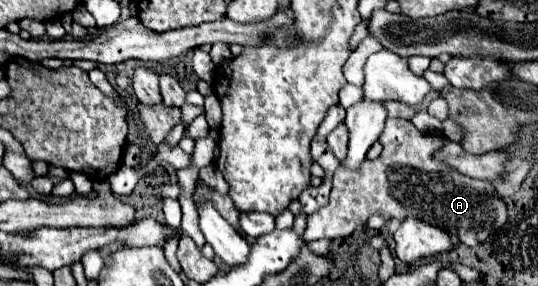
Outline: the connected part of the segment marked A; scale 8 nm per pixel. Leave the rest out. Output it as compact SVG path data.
M387 119L379 135L379 143L383 145L379 159L367 161L359 171L343 171L343 167L335 171L329 203L309 215L309 225L303 235L305 241L349 237L355 229L363 227L373 213L383 213L385 219L399 221L407 215L415 215L455 235L469 247L479 245L491 231L497 231L505 223L507 207L489 181L445 173L451 169L433 157L443 145L443 139L443 135L427 137L407 119Z

